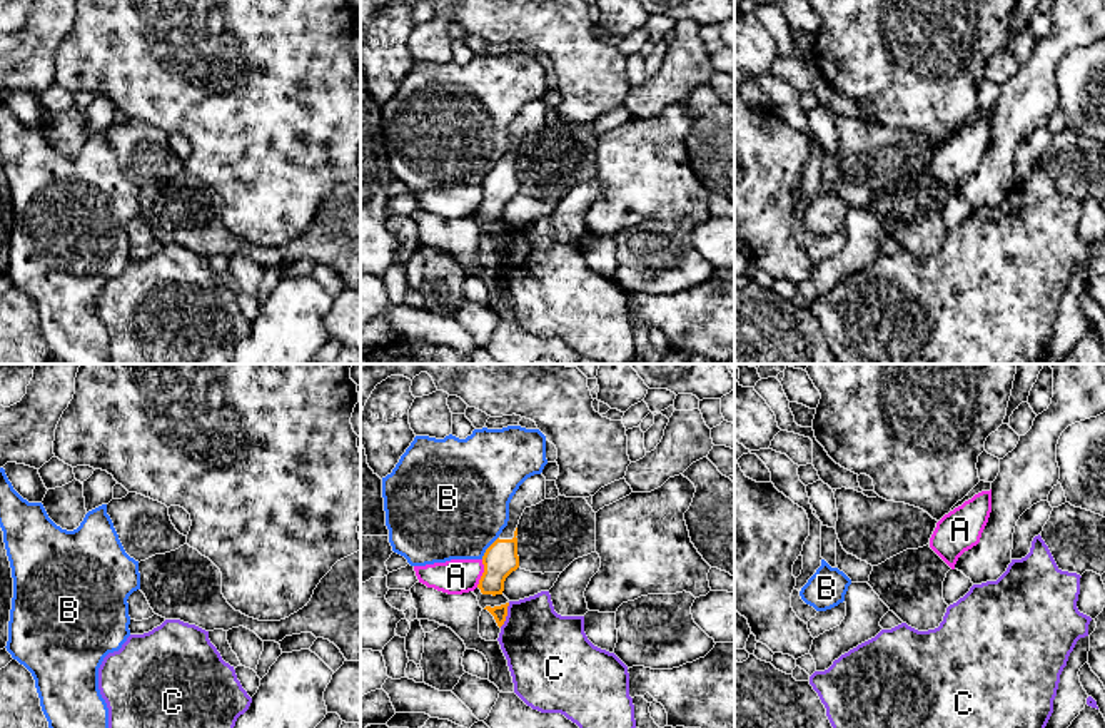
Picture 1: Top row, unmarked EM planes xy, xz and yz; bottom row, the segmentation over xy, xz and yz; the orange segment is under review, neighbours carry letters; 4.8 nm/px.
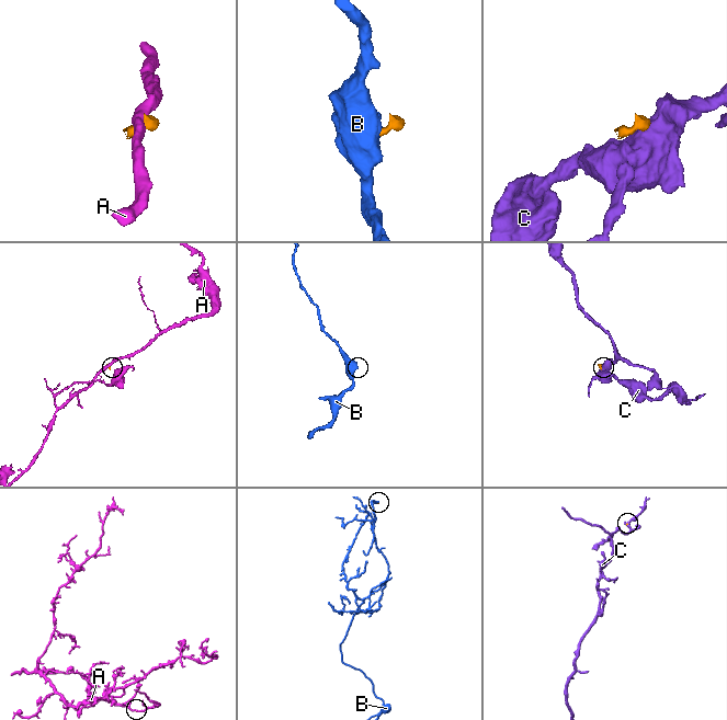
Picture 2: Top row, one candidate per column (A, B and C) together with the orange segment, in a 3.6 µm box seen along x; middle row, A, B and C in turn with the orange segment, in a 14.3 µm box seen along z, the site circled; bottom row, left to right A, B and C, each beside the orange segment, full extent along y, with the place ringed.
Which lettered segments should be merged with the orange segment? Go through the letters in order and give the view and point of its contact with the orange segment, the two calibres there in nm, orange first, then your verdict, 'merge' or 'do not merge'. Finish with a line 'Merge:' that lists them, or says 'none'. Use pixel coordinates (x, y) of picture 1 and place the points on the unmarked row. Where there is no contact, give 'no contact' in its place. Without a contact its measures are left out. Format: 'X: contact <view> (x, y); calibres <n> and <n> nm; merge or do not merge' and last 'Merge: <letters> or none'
A: contact xz (483, 199); calibres 160 and 170 nm; do not merge
B: contact xz (488, 174); calibres 160 and 500 nm; do not merge
C: contact xz (506, 241); calibres 70 and 380 nm; do not merge
Merge: none

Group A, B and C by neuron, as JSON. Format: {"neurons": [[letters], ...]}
{"neurons": [["A"], ["B"], ["C"]]}

